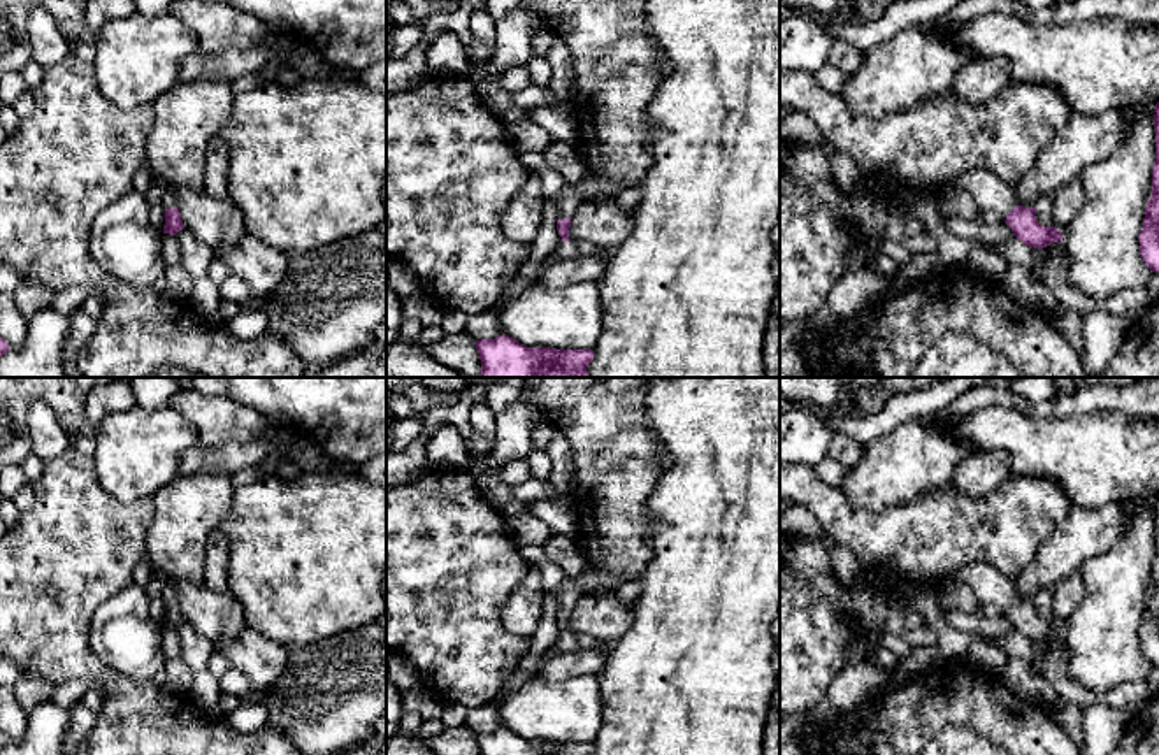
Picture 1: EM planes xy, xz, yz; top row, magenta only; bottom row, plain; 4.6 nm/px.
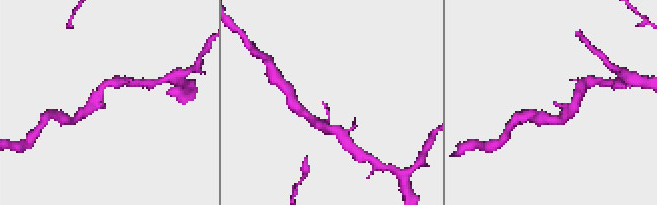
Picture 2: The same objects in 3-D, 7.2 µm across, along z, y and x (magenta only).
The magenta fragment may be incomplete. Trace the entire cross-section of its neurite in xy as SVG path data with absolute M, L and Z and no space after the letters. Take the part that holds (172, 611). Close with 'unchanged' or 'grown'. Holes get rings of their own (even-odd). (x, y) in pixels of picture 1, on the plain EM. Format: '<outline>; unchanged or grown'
M167 579L162 597L165 600L165 620L163 627L176 629L179 623L184 622L179 602L177 602L177 590L174 579Z; grown

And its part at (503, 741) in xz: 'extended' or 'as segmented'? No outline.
as segmented

